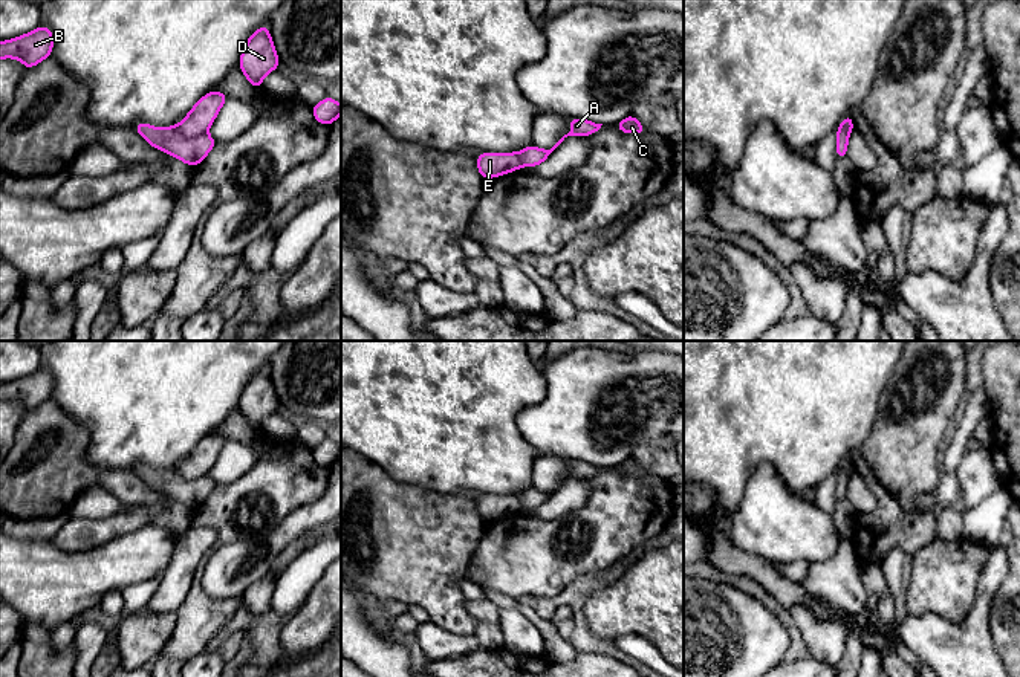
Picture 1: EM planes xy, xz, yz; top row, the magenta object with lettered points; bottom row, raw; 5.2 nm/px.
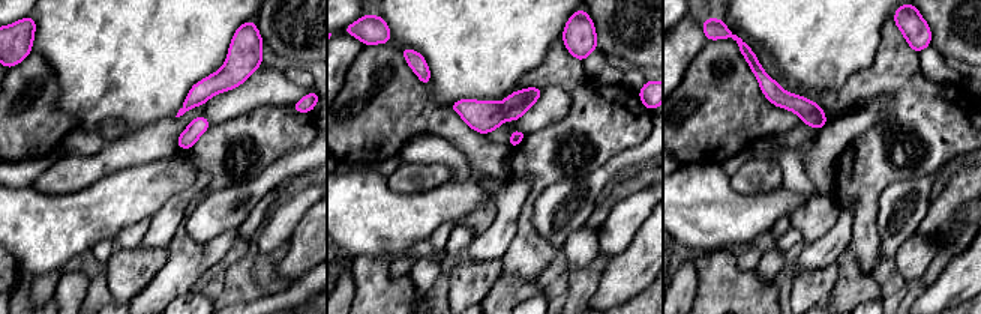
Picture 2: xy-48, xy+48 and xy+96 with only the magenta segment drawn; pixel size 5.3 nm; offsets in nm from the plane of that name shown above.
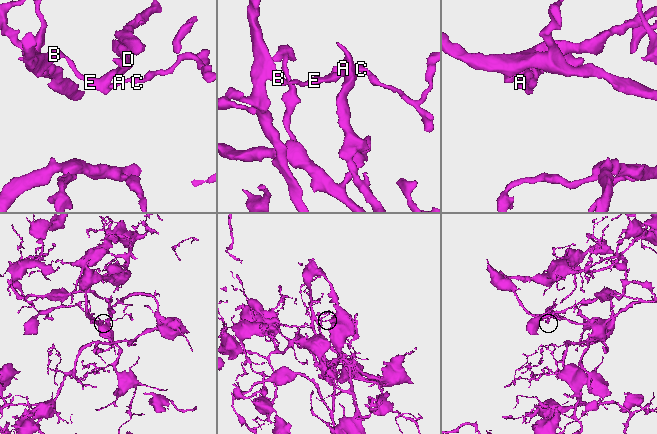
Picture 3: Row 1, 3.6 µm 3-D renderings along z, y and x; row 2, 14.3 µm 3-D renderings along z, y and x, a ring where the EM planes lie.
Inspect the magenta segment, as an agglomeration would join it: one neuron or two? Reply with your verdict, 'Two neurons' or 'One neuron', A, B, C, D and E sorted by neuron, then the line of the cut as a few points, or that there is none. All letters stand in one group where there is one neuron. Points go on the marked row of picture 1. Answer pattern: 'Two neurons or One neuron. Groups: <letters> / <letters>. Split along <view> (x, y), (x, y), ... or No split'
One neuron. Groups: A B C D E. No split

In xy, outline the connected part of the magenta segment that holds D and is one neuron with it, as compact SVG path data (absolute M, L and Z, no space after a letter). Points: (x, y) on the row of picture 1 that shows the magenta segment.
M268 26L258 28L243 46L240 69L252 87L261 89L263 78L280 64Z

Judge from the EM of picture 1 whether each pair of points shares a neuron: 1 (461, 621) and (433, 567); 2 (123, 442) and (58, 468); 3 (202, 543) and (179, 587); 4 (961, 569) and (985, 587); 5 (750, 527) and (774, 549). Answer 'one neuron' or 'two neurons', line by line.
1: one neuron
2: two neurons
3: one neuron
4: two neurons
5: one neuron

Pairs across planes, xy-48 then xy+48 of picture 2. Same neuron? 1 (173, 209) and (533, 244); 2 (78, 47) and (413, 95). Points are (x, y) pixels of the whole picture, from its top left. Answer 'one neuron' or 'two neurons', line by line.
1: two neurons
2: two neurons

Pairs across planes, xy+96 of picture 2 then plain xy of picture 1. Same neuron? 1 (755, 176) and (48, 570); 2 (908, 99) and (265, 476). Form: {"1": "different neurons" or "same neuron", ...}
{"1": "different neurons", "2": "same neuron"}

